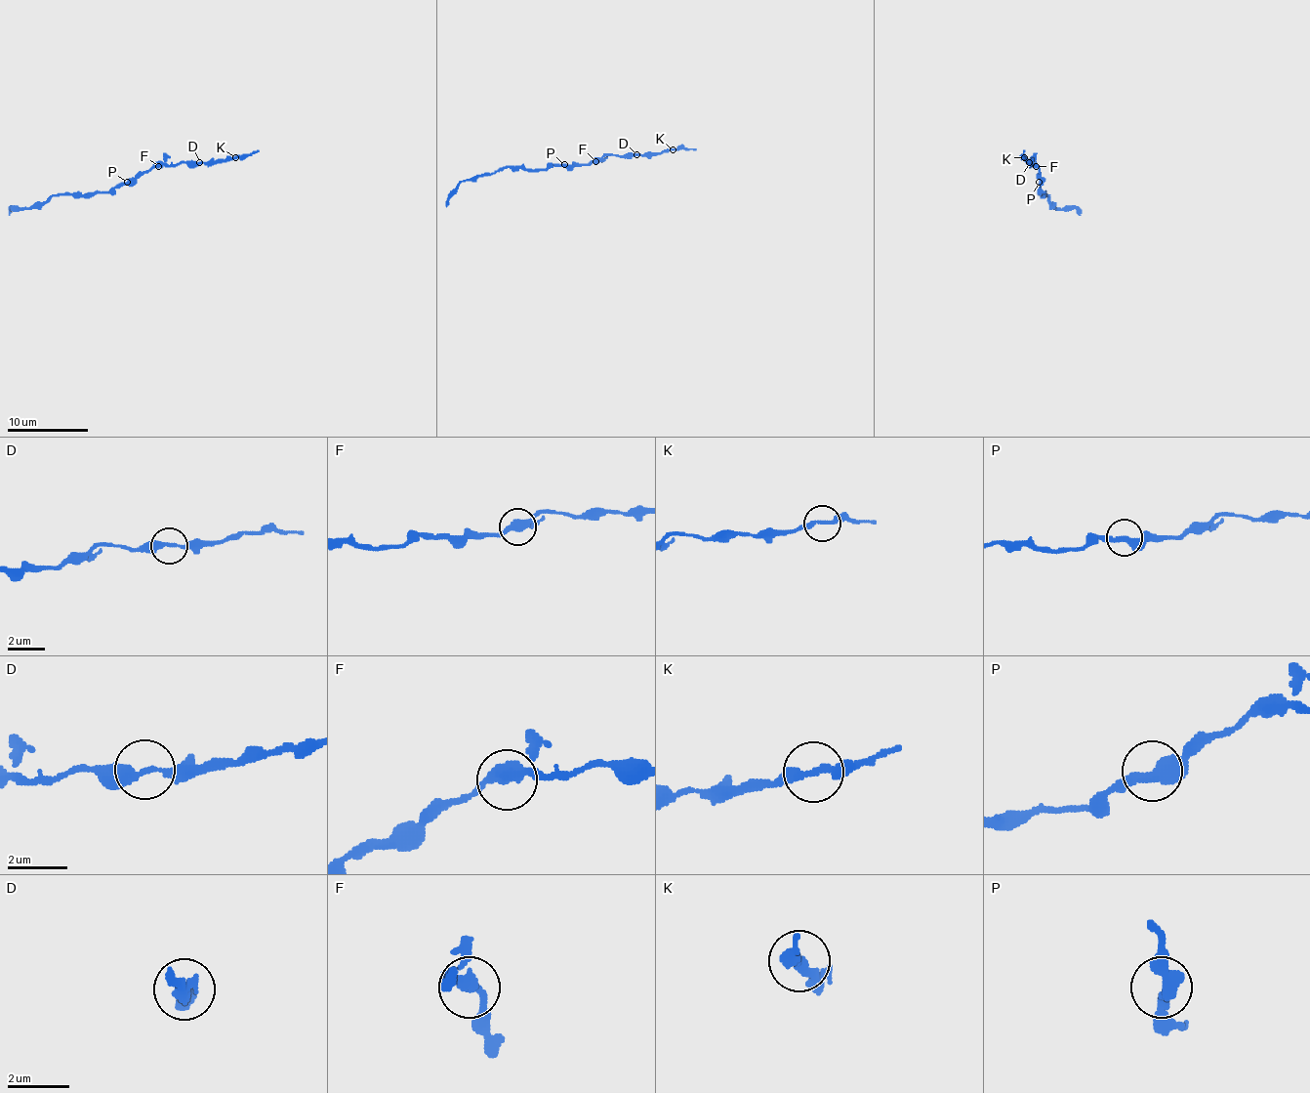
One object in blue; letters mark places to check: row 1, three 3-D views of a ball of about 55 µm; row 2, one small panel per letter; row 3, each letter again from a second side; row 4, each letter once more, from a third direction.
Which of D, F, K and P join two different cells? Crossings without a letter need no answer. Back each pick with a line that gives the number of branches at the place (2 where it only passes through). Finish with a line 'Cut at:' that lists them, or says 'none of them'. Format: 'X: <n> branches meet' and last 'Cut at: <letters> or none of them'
Cut at: none of them

